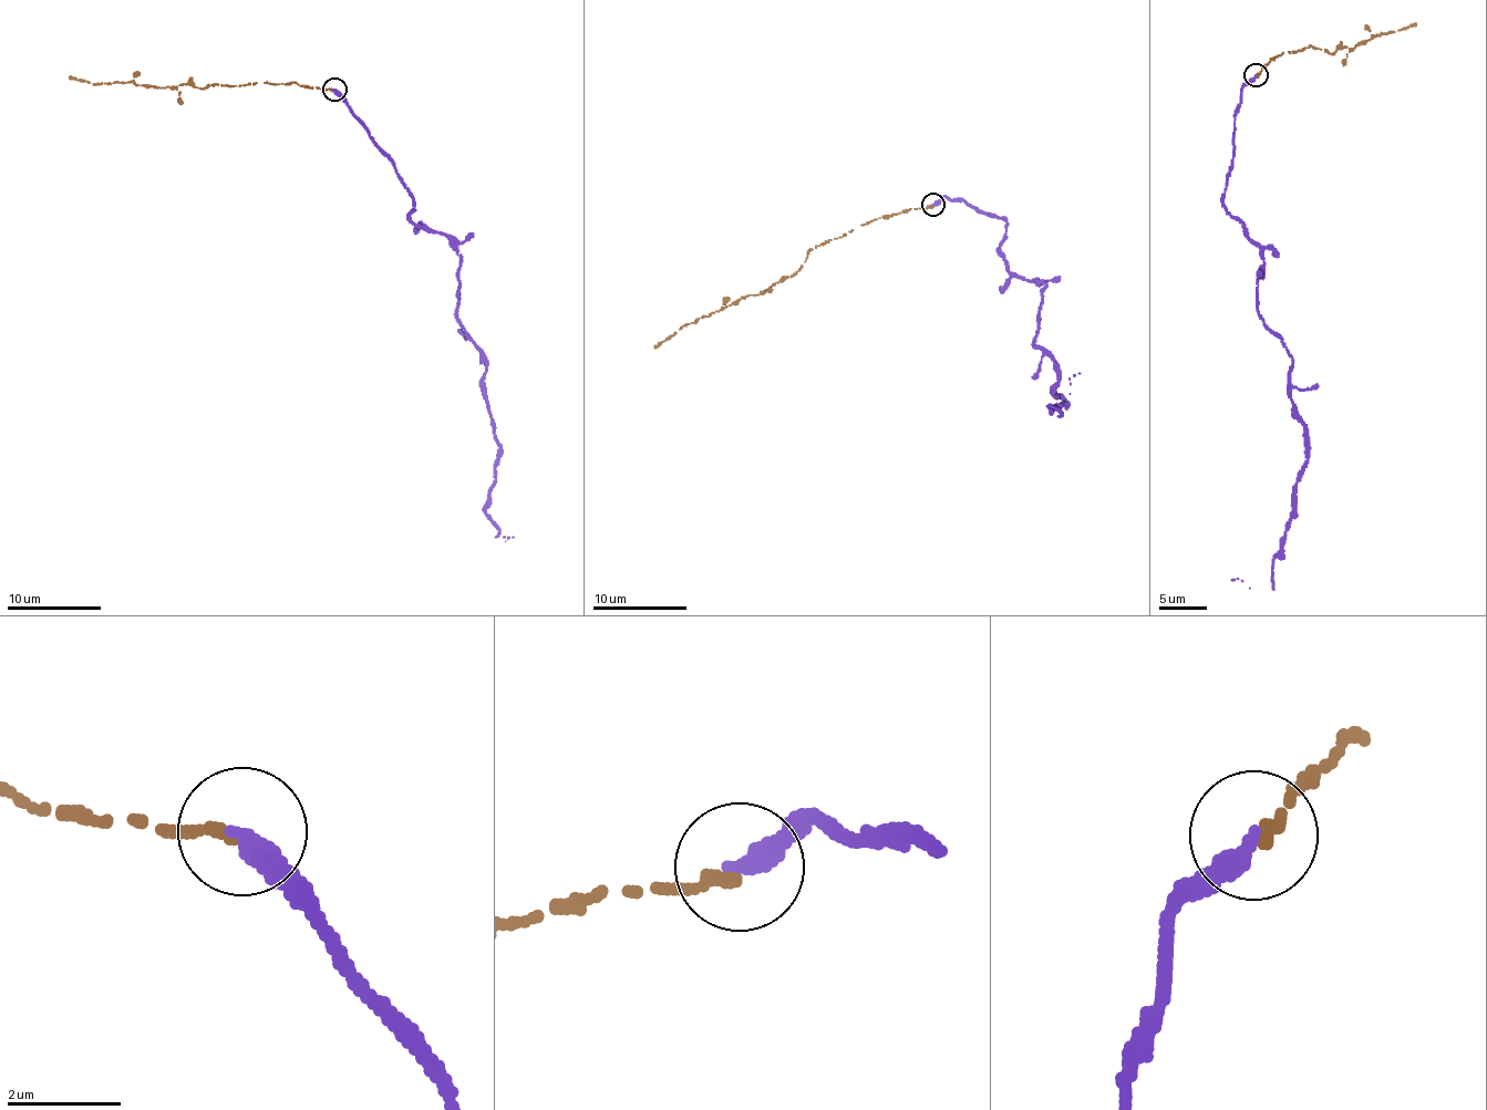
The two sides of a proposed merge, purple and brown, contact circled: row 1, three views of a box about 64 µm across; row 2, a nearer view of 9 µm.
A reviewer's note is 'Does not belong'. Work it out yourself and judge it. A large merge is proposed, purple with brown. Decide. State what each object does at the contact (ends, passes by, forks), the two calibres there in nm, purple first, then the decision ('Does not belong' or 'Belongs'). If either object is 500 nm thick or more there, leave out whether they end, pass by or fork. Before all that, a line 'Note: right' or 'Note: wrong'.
Note: right
At the ring purple ends. At the ring brown ends. Thickness 360 nm (purple) against 240 nm. Does not belong

